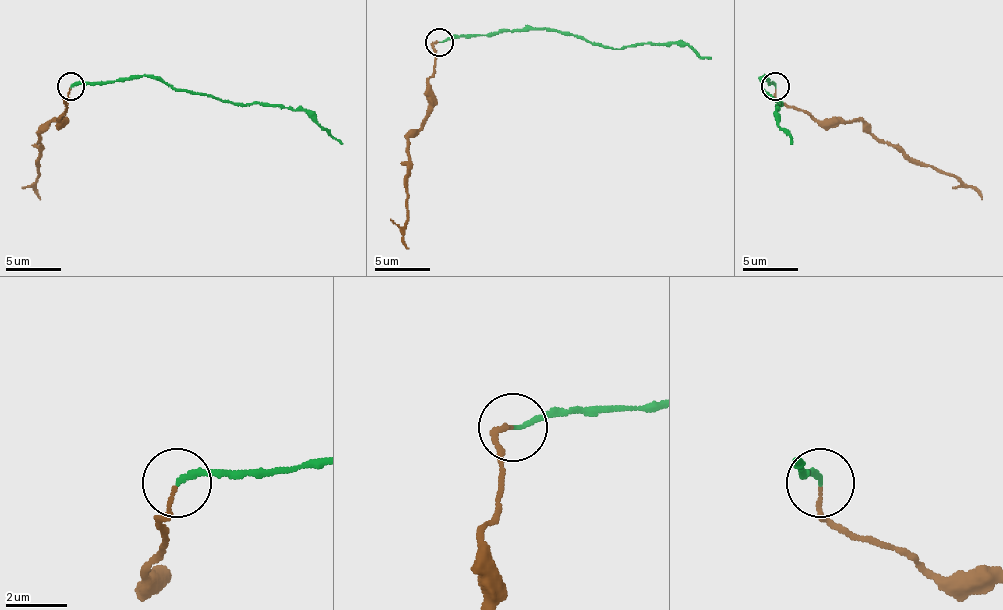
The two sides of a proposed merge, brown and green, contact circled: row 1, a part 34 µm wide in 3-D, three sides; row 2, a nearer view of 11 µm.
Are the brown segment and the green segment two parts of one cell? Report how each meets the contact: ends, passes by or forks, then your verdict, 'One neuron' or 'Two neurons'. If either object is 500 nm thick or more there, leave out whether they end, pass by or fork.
At the ring brown ends. At the ring green ends. Two neurons

